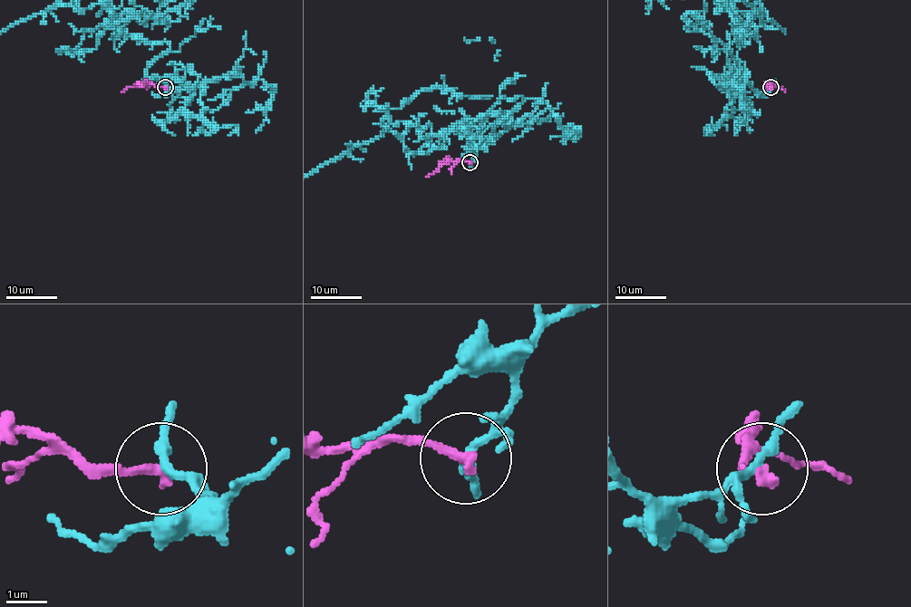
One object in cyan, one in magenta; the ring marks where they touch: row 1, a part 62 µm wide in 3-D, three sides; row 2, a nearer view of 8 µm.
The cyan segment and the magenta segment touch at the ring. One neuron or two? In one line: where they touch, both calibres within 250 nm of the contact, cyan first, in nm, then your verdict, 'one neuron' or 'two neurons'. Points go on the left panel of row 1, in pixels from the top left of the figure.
at (165, 87); 220 nm thick on the cyan side, 260 nm on the other; two neurons

